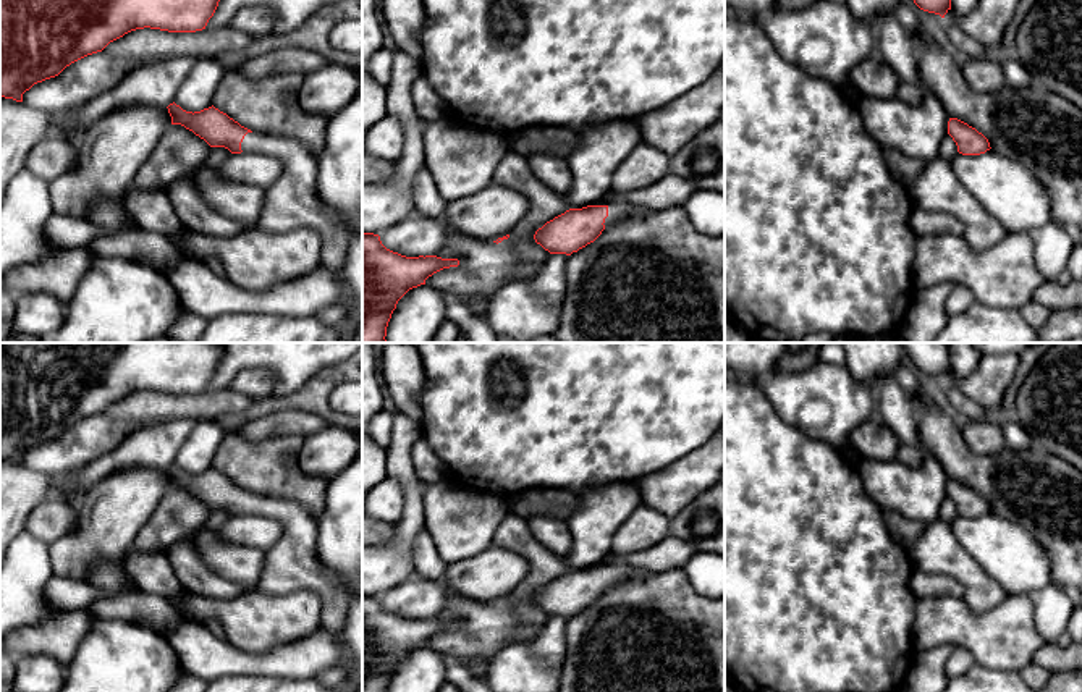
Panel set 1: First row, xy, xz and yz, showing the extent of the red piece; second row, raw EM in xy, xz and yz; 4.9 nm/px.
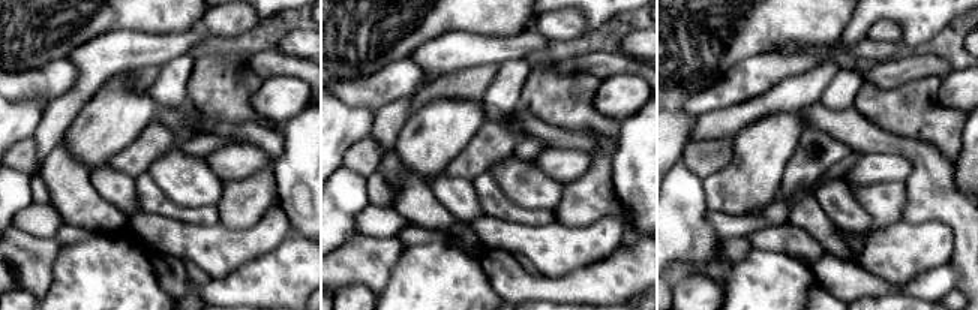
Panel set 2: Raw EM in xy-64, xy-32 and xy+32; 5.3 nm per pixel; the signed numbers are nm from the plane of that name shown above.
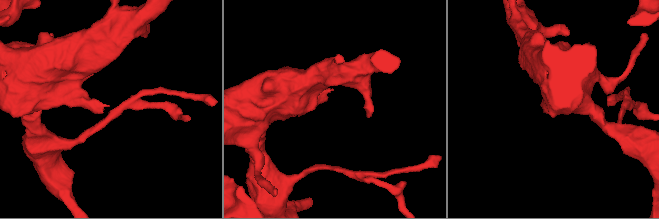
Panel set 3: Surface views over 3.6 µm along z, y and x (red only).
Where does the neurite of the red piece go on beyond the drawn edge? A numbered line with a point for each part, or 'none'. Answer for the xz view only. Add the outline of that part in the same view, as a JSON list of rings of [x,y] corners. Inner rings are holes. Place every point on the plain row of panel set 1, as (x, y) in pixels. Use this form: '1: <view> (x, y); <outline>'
1: xz (617, 574); [[[608,568],[608,579],[605,580],[605,590],[615,587],[619,582],[631,580],[631,579],[644,579],[649,576],[649,571],[639,568]]]

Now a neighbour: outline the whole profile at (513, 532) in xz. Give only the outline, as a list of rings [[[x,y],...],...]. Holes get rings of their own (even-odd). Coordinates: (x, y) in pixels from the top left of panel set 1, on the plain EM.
[[[508,513],[500,522],[493,545],[519,553],[529,564],[527,576],[514,587],[509,600],[498,606],[513,613],[522,624],[543,627],[550,614],[535,605],[534,597],[547,584],[573,569],[534,537],[526,519],[513,513]]]

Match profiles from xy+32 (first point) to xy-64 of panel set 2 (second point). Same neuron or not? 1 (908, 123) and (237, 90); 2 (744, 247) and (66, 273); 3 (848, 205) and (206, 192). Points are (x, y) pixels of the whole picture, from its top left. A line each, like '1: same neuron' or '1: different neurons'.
1: same neuron
2: different neurons
3: different neurons

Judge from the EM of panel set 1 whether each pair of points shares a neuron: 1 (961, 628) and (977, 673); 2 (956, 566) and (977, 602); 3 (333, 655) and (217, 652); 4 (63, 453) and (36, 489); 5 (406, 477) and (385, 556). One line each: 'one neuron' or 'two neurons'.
1: two neurons
2: one neuron
3: one neuron
4: two neurons
5: one neuron

